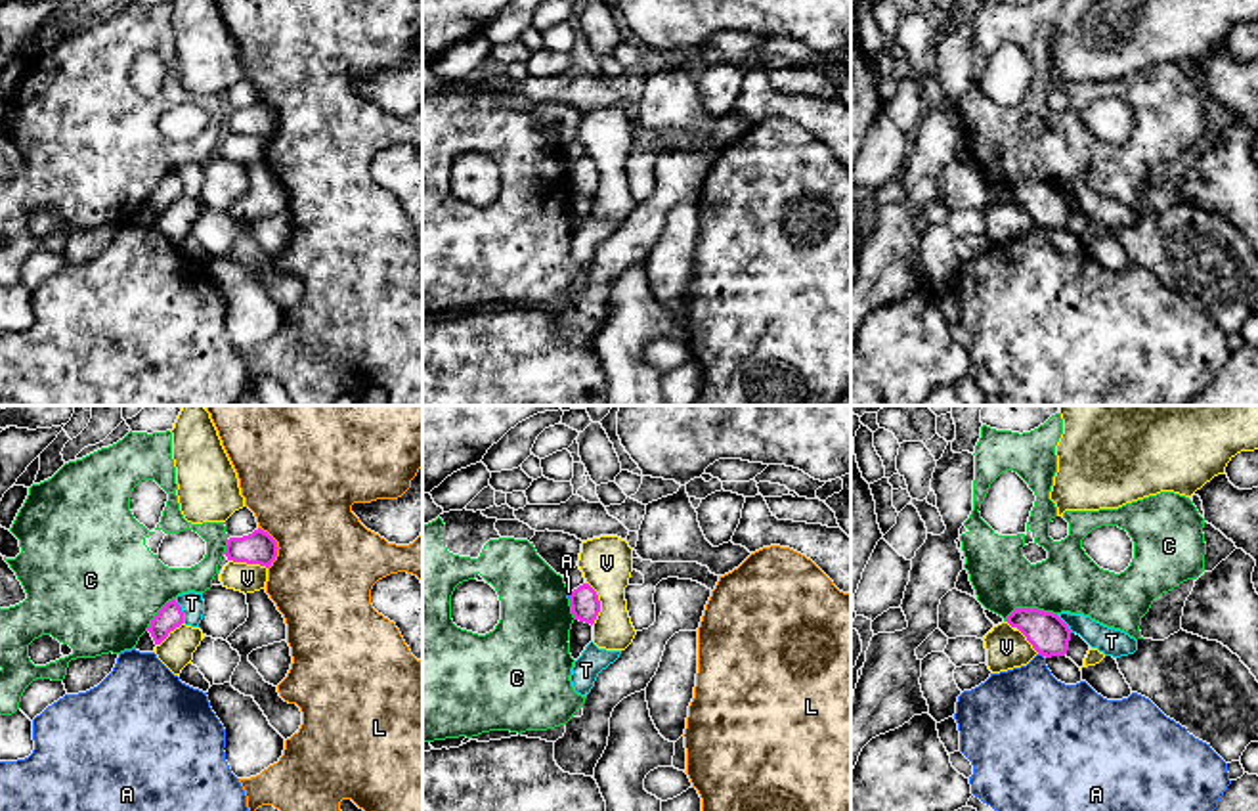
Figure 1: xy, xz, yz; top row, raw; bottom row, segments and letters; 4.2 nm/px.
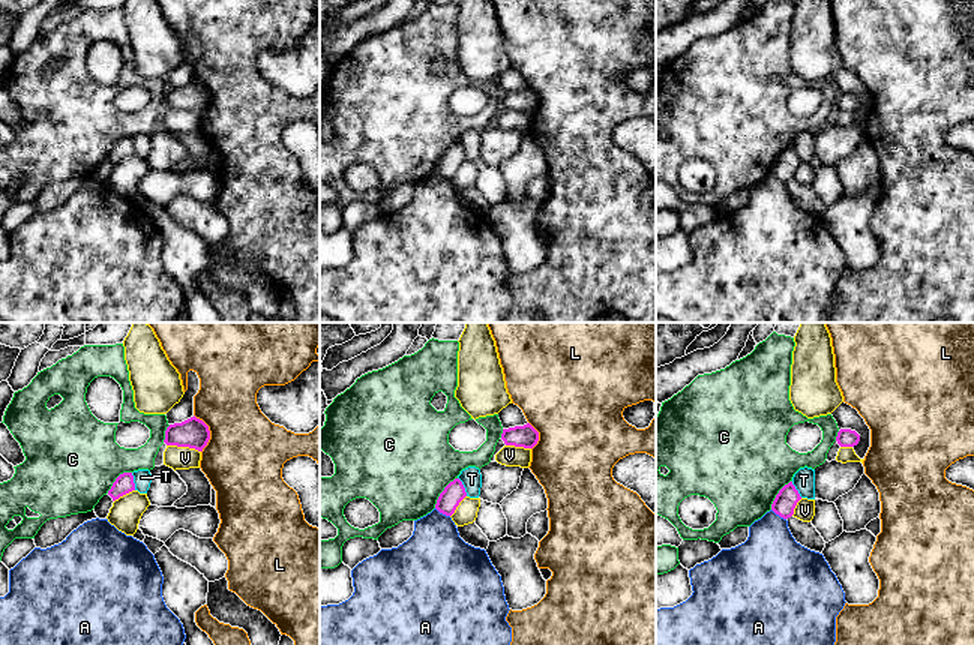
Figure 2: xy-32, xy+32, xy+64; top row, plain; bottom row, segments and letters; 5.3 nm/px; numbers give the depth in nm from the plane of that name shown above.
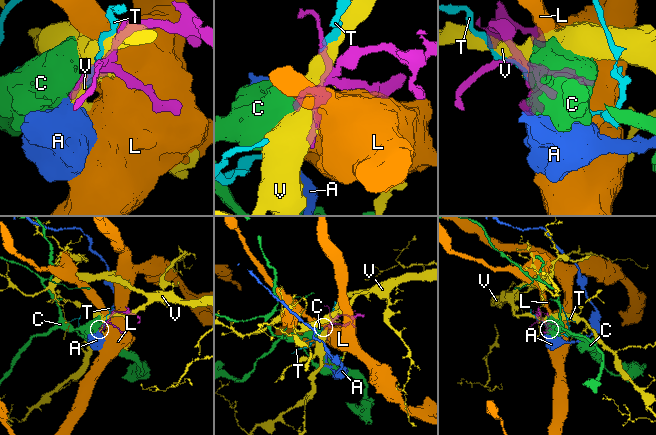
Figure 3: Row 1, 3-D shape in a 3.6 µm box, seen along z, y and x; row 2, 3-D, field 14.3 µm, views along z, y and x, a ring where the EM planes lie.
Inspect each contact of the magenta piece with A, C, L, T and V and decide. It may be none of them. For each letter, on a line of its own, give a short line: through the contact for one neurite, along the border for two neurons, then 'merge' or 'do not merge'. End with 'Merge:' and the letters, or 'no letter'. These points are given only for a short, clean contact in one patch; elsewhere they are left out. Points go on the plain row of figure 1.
A: line yz (1039, 224), (1042, 228); do not merge
C: do not merge
L: do not merge
T: do not merge
V: do not merge
Merge: no letter

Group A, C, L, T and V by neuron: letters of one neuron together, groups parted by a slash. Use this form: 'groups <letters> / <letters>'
groups A / C / L / T / V

